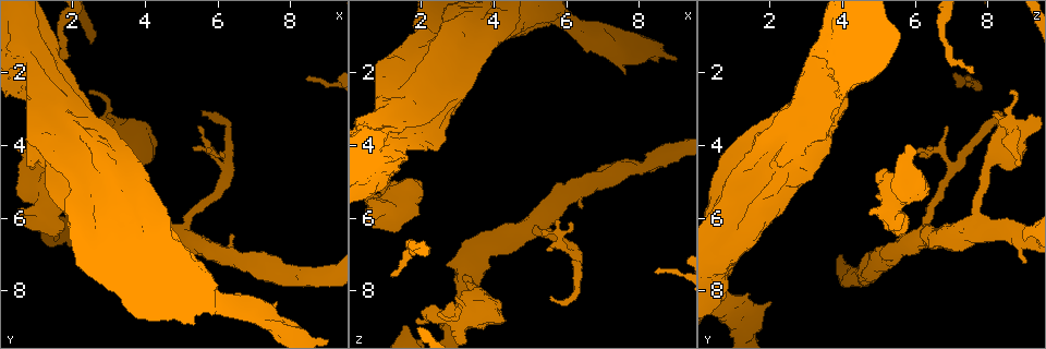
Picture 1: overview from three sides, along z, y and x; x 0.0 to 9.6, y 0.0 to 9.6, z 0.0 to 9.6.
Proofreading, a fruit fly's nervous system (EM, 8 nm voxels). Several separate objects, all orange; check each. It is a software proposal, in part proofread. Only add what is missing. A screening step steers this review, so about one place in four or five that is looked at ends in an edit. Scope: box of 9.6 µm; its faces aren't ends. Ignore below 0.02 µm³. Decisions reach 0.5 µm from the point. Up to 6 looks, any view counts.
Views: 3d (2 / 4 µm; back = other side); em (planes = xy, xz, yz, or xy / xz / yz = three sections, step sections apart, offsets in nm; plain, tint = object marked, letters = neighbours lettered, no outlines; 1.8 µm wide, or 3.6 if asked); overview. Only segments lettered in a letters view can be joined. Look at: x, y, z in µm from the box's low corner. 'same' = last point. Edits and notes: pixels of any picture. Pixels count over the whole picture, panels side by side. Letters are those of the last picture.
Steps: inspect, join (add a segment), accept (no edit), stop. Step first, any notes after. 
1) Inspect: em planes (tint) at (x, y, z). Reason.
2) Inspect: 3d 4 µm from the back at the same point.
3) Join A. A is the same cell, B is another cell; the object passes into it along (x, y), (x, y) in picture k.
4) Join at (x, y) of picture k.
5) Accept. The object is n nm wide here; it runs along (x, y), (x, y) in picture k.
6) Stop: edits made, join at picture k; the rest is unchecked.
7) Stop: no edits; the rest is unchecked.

Inspect: em yz step 4 (letters) at (5.60, 3.00, 8.20).

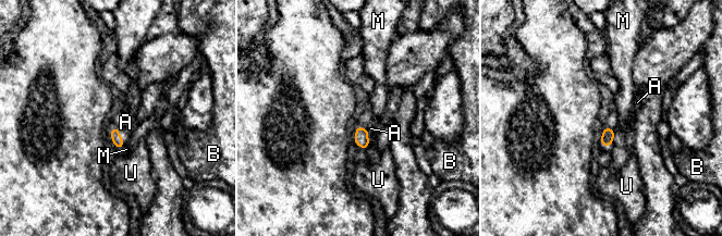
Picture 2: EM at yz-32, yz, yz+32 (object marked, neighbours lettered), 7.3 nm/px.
Join A. A is the same cell, B, M and U are other cells; it goes on there.

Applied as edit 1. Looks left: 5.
Inspect: overview. See it whole again.

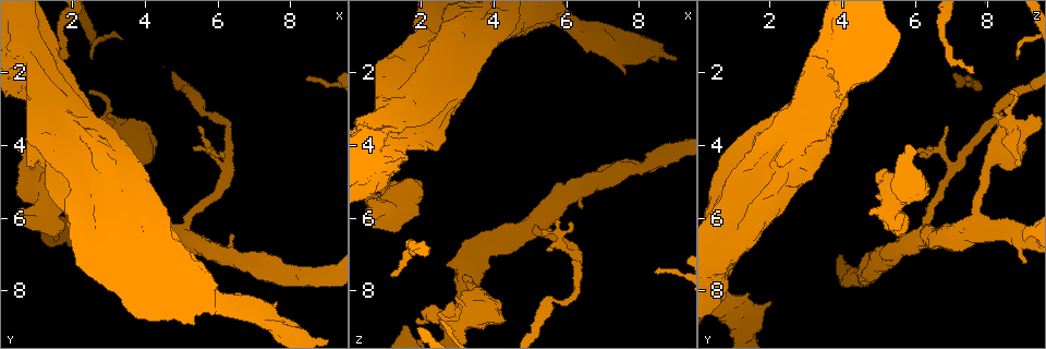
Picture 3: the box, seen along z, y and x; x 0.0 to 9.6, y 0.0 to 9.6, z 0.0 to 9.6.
Inspect: em xy step 8 (tint) at (3.20, 6.20, 7.65). Three-way junction.

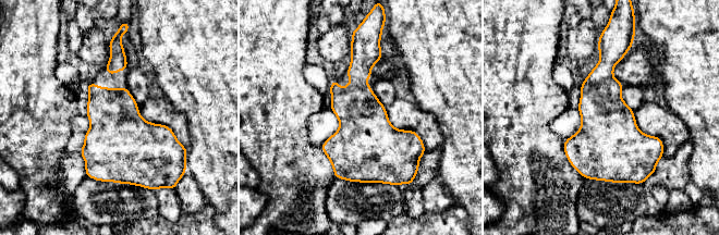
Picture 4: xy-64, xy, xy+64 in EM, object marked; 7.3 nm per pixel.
Inspect: em planes (letters) at the same point. Another direction.

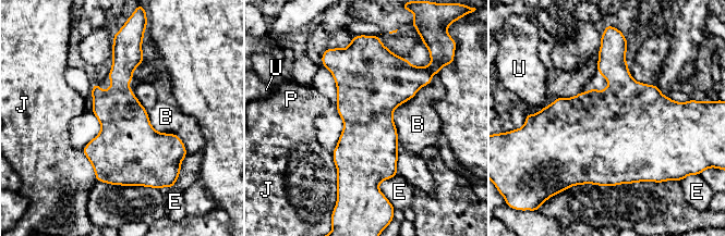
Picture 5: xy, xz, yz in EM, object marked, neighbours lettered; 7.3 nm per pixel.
Accept. The longest contact is with B, 550 nm; B, E, J, P and U are other cells; no lettered segment goes on from it.

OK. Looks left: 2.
Inspect: 3d 2 µm at (1.15, 2.00, 7.55). Branch stops here.

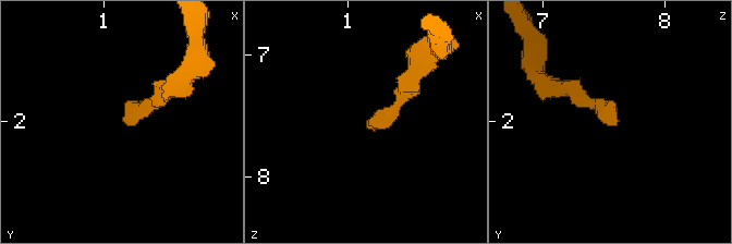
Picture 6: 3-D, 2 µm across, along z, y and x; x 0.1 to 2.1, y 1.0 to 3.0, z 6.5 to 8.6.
Inspect: em planes (letters) at (1.16, 2.00, 7.60). Shape alone is not enough.

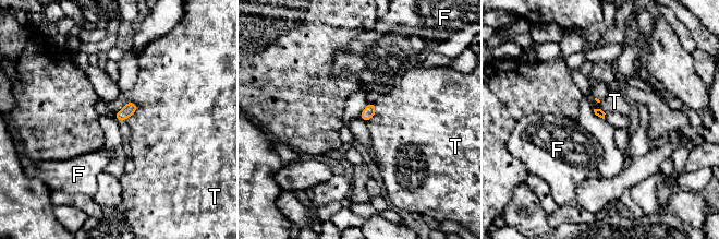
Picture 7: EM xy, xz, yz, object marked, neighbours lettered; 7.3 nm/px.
Accept. F and T are other cells; a border runs along (137, 105), (128, 102), (114, 112) in picture 7; none of them fits.

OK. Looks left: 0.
Stop: edits made, join at picture 2; the rest is unchecked.

